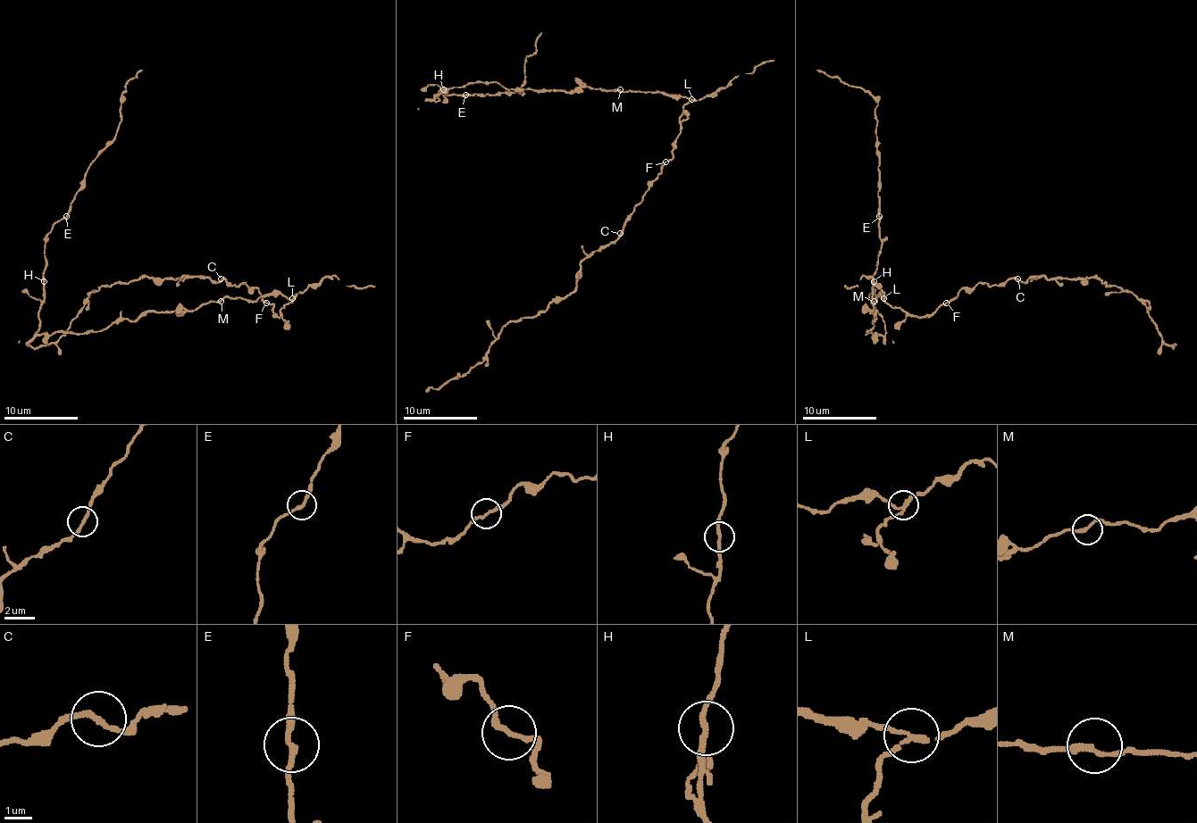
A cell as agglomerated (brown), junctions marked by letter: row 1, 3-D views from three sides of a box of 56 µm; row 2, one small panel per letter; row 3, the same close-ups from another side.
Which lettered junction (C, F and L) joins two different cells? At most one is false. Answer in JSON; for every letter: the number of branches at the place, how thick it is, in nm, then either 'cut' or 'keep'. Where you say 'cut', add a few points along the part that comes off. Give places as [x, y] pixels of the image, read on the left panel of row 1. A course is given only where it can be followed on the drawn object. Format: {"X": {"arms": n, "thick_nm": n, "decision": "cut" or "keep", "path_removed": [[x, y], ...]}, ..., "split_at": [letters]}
{"C": {"arms": 2, "thick_nm": 190, "decision": "keep"}, "F": {"arms": 2, "thick_nm": 180, "decision": "keep"}, "L": {"arms": 3, "thick_nm": 180, "decision": "cut", "path_removed": [[293, 297], [222, 297], [97, 332], [37, 334], [47, 233], [116, 135], [125, 85], [142, 70]]}, "split_at": ["L"]}

